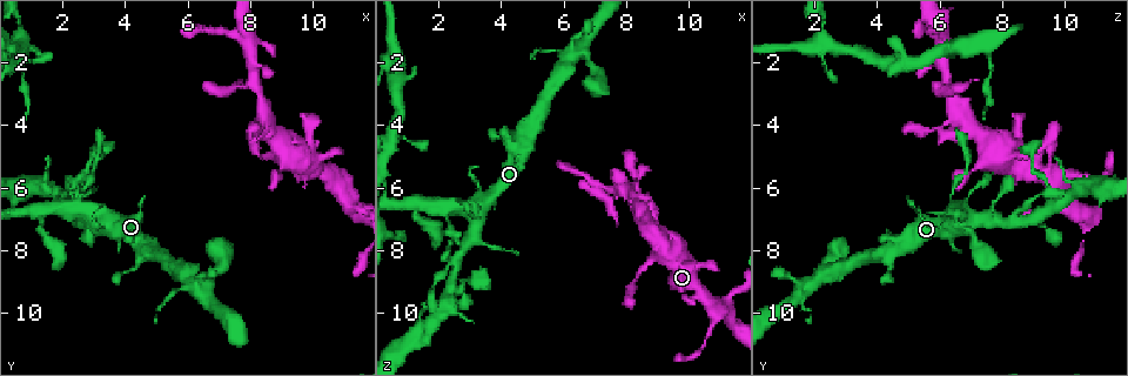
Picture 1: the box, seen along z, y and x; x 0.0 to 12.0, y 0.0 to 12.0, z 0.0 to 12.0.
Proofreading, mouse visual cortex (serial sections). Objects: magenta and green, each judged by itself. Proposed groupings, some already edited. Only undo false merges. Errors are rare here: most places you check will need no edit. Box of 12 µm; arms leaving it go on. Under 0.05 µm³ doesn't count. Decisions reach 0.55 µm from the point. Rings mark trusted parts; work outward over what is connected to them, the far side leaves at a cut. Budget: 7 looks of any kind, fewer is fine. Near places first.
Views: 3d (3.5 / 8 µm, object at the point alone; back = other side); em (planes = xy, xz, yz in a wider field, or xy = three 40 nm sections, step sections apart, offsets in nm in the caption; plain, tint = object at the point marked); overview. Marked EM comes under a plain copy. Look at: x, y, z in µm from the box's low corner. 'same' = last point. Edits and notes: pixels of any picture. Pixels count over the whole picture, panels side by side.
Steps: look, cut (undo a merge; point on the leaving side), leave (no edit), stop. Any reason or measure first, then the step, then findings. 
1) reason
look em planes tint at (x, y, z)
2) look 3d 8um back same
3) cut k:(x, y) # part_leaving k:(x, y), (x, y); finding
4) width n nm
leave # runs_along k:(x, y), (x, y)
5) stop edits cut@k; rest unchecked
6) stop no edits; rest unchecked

small branch off a trunk
look 3d 3.5um at (2.2, 6.6, 6.5)

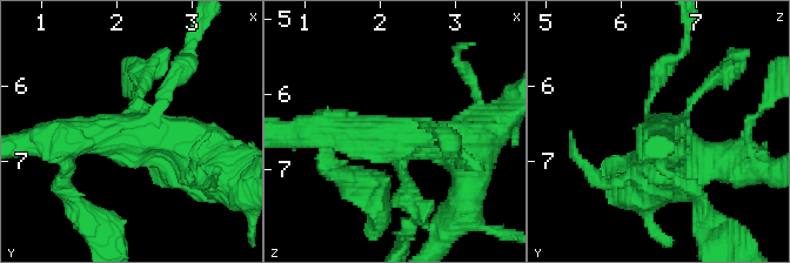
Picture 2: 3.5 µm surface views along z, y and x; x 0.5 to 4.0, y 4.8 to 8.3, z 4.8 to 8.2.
look em xy step 3 tint at (2.25, 6.60, 6.60)

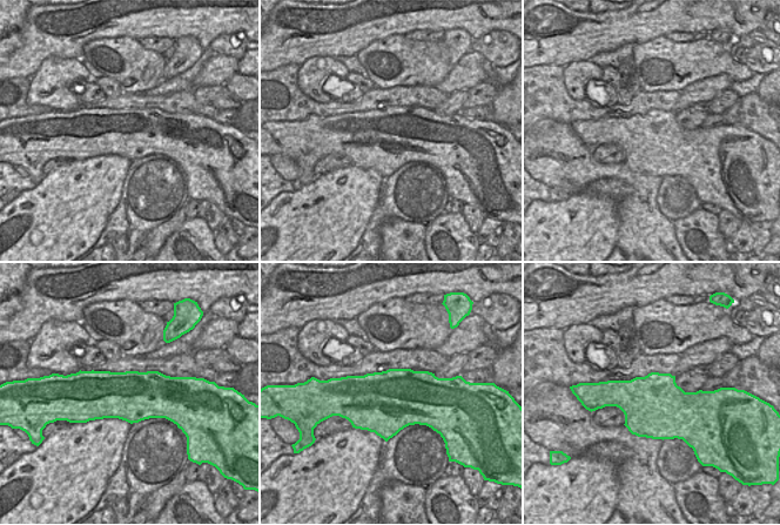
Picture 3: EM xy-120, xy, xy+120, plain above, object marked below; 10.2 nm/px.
leave # runs_along 2:(469, 146), (433, 137), (328, 134); one cell here

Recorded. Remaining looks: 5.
thin neck
look 3d 3.5um at (6.5, 1.0, 5.5)

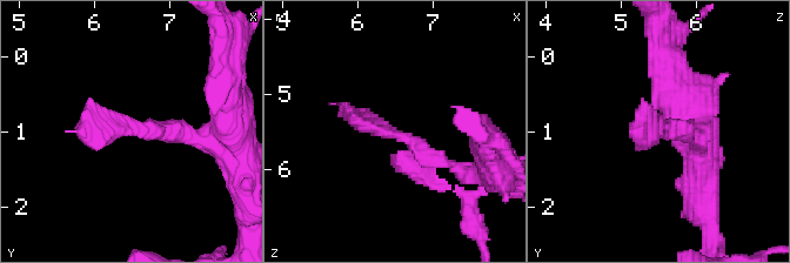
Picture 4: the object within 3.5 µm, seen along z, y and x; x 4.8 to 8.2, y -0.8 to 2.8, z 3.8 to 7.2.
look em xy step 3 tint at (6.50, 0.95, 5.50)

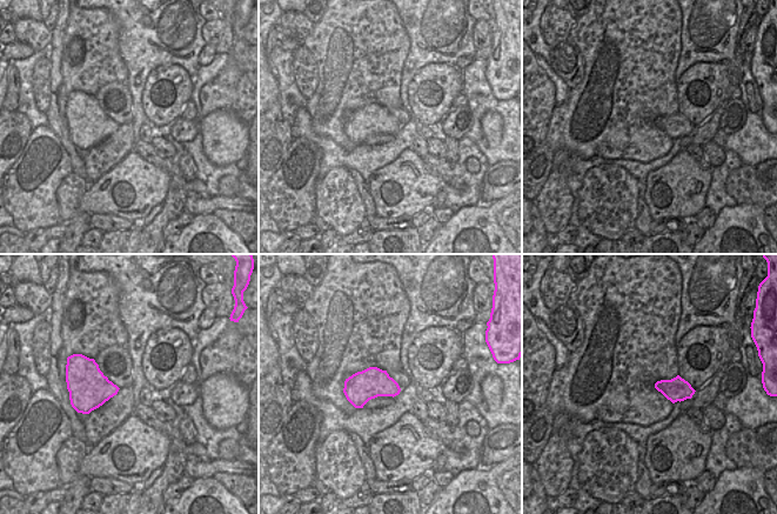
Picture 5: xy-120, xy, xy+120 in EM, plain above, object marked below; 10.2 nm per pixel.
leave # runs_along 4:(463, 173), (329, 103); all the same cell

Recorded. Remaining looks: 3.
sudden change in width
look 3d 3.5um at (8.9, 5.4, 7.1)

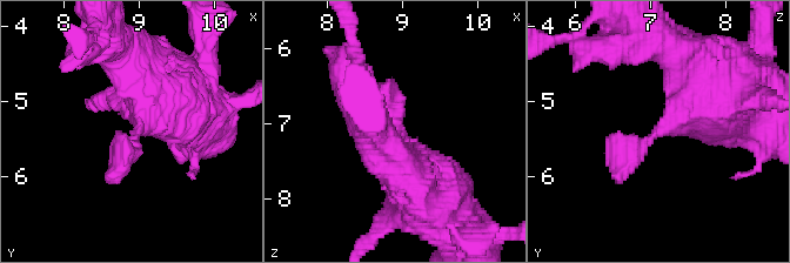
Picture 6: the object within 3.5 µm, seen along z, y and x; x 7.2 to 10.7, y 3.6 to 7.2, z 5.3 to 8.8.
now the EM
look em xy step 2 tint at (8.95, 5.40, 7.00)

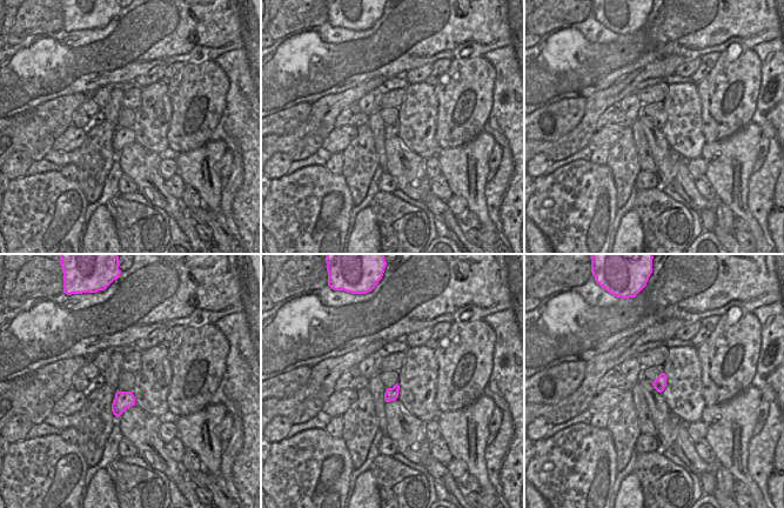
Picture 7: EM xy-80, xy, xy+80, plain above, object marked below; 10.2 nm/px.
leave # runs_along 6:(709, 88), (640, 146), (618, 182); continuous, no second cell

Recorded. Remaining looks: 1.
stop no edits; rest unchecked

